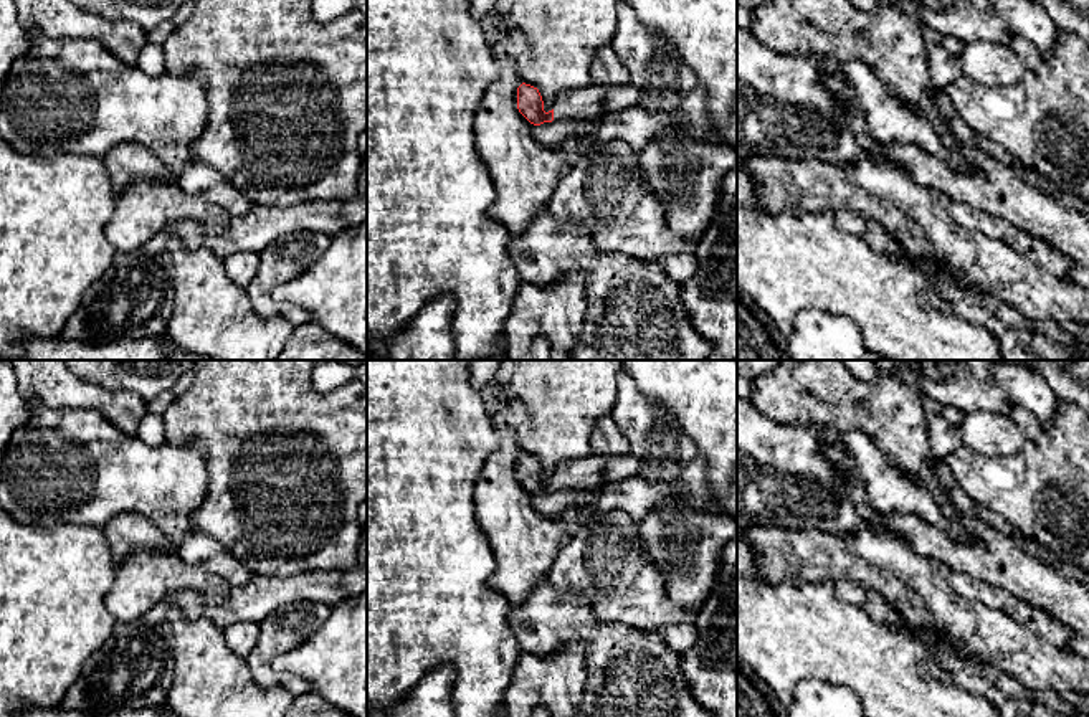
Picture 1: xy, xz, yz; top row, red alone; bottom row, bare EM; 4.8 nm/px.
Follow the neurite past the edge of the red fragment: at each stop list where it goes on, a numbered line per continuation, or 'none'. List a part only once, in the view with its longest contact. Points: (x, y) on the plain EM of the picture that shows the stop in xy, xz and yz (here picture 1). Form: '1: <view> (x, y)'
1: xz (589, 473)

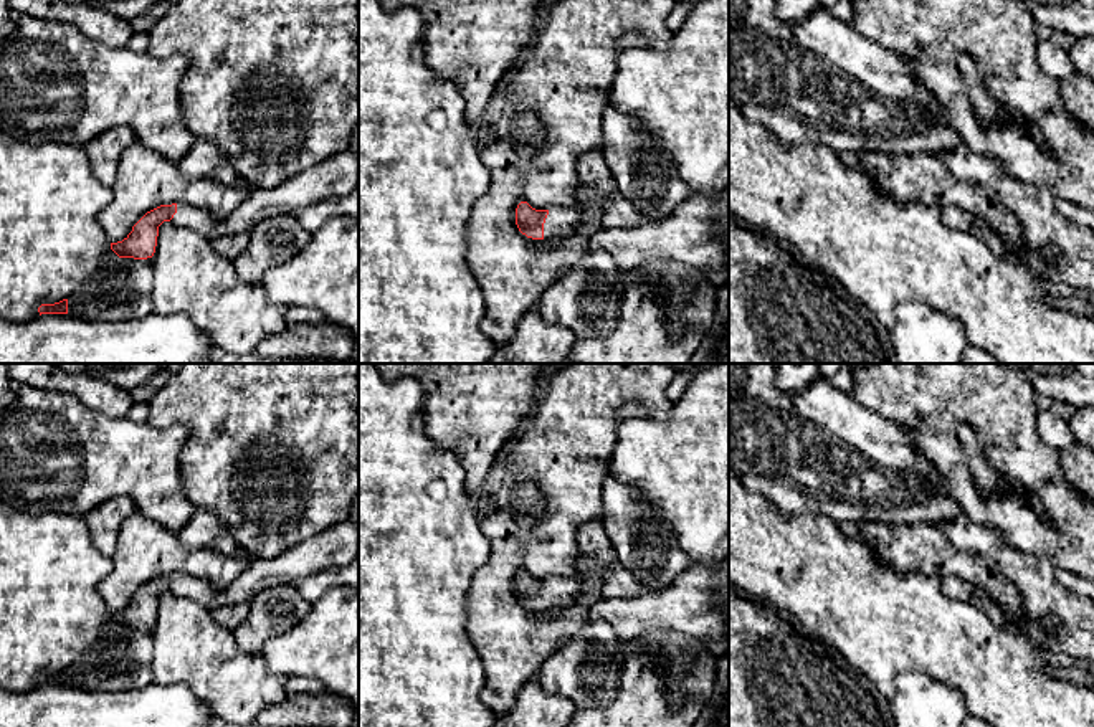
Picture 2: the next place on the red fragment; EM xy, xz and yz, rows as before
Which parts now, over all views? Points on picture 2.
1: xz (559, 590)

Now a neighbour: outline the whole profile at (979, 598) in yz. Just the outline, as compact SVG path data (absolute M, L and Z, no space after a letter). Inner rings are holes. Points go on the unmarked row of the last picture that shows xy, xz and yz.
M972 587L968 603L1000 626L1006 626L1011 623L1010 616L1005 613L1001 605L993 600L983 588Z

